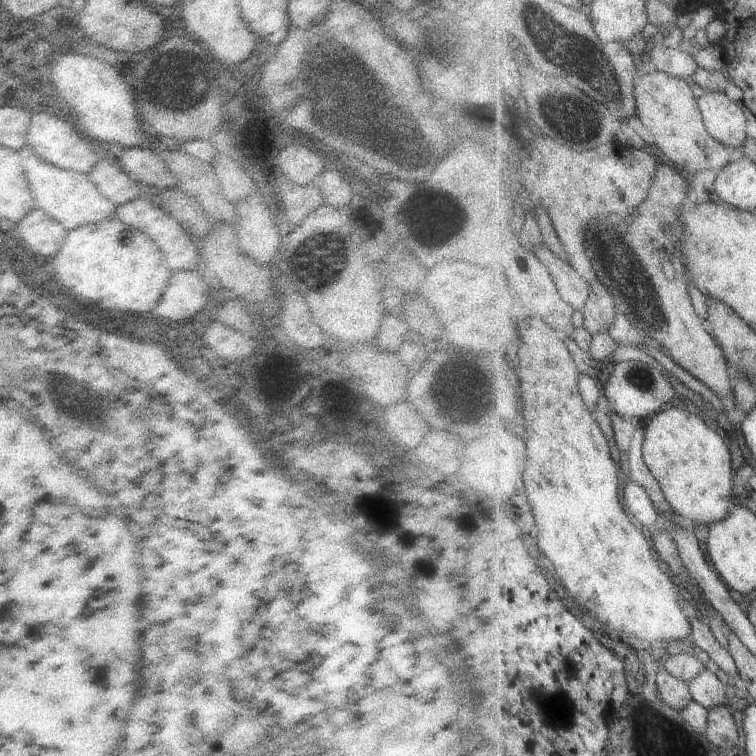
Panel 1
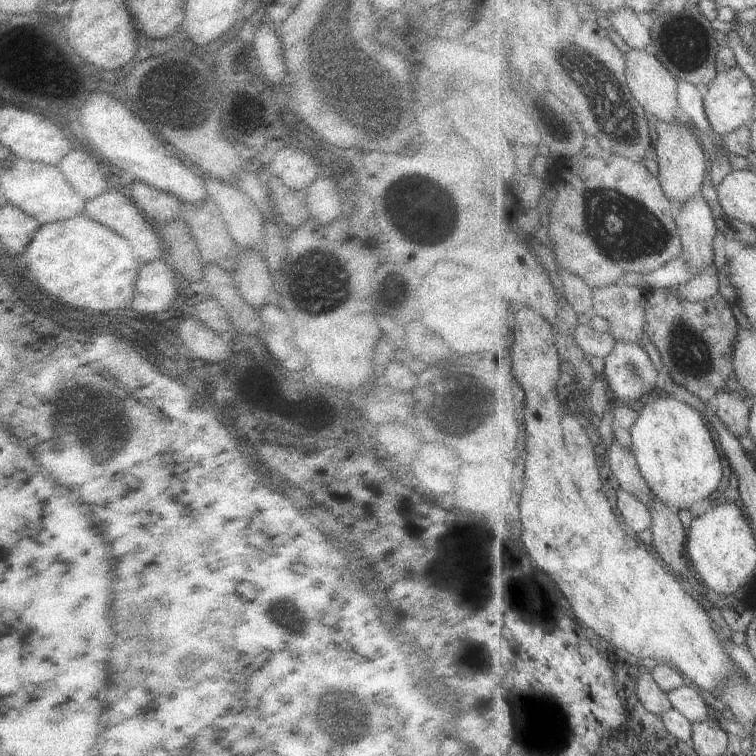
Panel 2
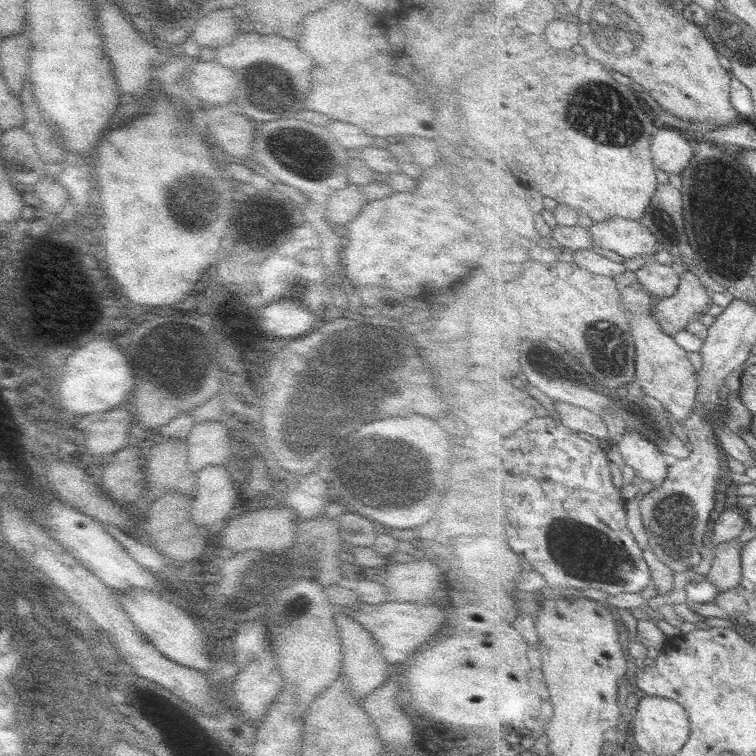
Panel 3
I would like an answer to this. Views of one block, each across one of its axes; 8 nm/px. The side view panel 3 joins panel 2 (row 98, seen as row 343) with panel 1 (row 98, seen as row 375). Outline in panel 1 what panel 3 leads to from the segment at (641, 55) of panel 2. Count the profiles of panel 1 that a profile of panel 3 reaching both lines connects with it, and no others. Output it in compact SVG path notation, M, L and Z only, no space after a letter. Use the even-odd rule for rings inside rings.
M659 70L637 73L634 82L638 107L636 120L652 133L655 151L669 158L689 176L701 170L716 173L740 155L740 148L725 146L707 130L694 87L690 81L675 78Z

